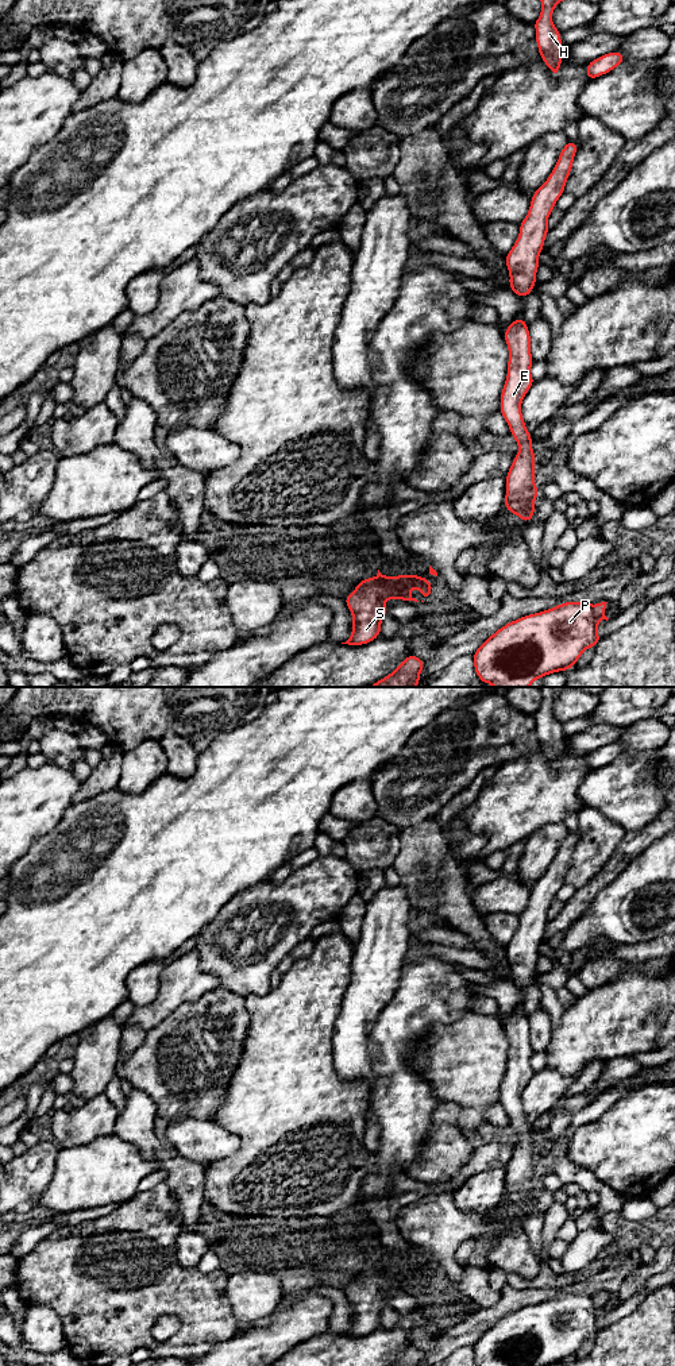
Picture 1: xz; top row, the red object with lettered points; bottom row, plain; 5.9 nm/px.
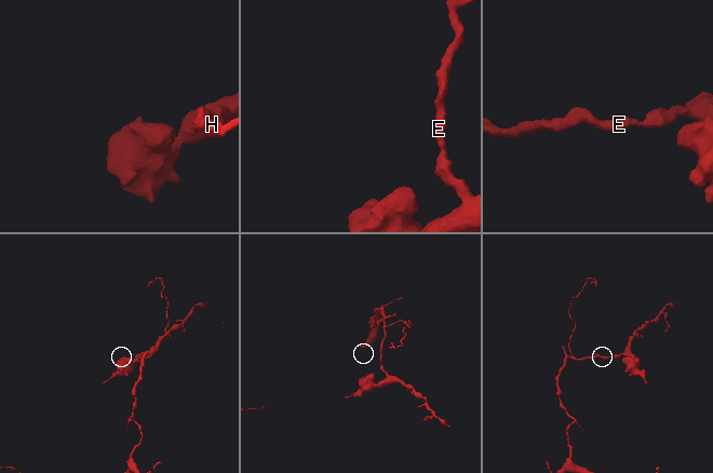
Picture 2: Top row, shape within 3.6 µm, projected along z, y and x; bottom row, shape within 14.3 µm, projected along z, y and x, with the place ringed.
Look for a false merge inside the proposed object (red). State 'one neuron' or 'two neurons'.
one neuron

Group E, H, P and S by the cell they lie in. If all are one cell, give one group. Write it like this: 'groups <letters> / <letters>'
groups E H P S

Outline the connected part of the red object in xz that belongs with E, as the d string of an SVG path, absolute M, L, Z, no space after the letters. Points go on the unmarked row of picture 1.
M516 1010L508 1016L504 1027L509 1041L509 1051L506 1072L501 1083L500 1104L520 1139L506 1165L504 1197L528 1213L535 1205L533 1193L540 1181L535 1176L536 1146L531 1138L532 1126L528 1123L521 1104L521 1093L535 1074L531 1066L533 1049L528 1015L524 1010Z

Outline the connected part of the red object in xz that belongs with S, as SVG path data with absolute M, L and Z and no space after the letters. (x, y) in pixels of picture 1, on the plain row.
M379 1261L375 1269L358 1273L356 1280L344 1290L352 1304L352 1324L346 1334L348 1336L364 1336L381 1326L381 1313L387 1301L387 1290L414 1292L410 1280L418 1280L424 1292L431 1290L433 1276L427 1269L404 1265L400 1267L383 1267Z

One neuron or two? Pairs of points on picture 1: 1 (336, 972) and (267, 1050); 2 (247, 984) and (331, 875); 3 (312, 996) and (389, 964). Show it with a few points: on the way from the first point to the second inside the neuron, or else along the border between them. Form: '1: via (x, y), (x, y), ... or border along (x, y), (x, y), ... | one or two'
1: via (317, 991), (313, 995), (312, 1004), (286, 1031) | one
2: via (249, 957), (304, 902) | one
3: border along (354, 949), (351, 981), (339, 1010) | two

